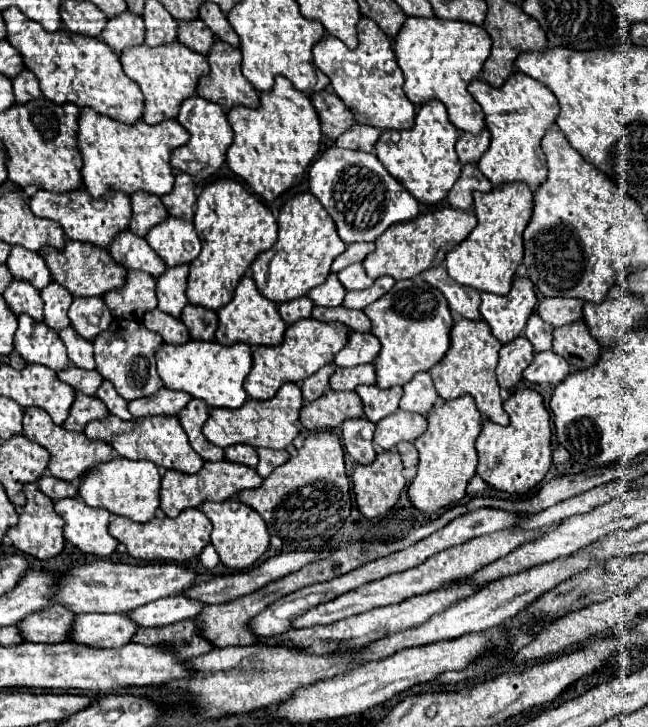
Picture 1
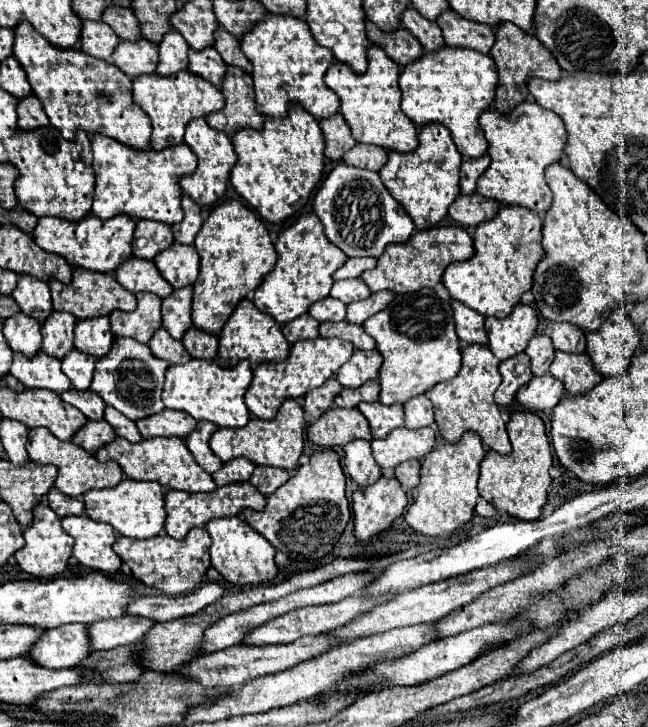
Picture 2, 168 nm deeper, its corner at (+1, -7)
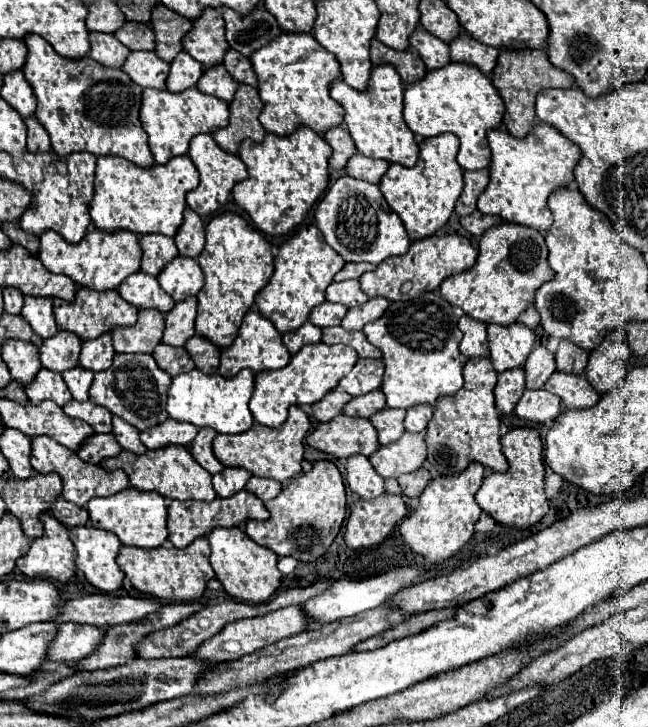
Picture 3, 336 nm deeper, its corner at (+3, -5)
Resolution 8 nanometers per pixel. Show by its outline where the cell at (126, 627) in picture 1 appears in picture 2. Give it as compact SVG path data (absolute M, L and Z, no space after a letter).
M68 624L46 630L28 656L46 668L72 668L92 654L88 626Z

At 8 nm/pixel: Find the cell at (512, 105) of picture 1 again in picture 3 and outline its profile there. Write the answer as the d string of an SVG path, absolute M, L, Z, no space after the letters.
M536 124L524 140L510 136L506 130L492 130L488 132L488 142L492 150L490 184L478 198L478 210L482 214L500 216L506 222L548 232L552 224L548 196L570 186L574 180L574 166L582 156L580 148L566 140L558 130L548 128L548 124Z

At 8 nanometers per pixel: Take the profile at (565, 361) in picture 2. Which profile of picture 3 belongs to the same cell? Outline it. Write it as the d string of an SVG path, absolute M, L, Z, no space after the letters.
M554 372L544 384L544 390L556 394L566 410L592 408L600 400L600 394L594 394L592 388L588 388L584 376L562 376L562 372Z

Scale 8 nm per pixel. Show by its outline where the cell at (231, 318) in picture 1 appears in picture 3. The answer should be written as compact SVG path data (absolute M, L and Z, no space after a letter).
M250 310L244 316L244 322L238 330L238 338L234 340L234 344L230 348L222 350L220 356L220 370L218 374L224 378L232 378L236 376L240 370L248 368L252 372L264 372L264 370L280 370L290 362L290 352L286 350L286 346L282 344L282 336L280 332L274 328L274 324L270 324L270 320L266 320L264 316L260 316L258 312Z

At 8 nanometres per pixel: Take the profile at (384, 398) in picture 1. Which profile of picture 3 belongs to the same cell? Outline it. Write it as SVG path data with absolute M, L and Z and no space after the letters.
M384 408L382 412L376 412L370 418L374 428L378 430L378 440L380 440L382 446L396 442L404 434L404 424L402 424L404 416L406 416L406 410Z

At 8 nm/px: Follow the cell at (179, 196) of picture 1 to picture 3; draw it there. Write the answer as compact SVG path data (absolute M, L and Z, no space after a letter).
M186 208L184 224L180 226L178 236L174 240L176 240L176 246L182 256L188 256L188 258L200 256L200 252L204 248L204 222L194 210Z

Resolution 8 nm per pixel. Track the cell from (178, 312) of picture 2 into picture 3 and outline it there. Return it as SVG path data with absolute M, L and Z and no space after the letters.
M196 298L178 302L166 314L166 330L162 342L170 346L184 346L186 340L196 334L194 320L196 320Z

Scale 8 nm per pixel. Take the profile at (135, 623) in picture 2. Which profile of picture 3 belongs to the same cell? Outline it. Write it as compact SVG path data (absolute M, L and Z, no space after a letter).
M60 624L54 640L48 644L46 660L74 664L94 652L98 640L102 640L102 628L88 624Z

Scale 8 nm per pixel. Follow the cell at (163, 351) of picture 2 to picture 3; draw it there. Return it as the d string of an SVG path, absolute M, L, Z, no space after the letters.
M158 344L158 348L154 350L154 360L158 368L168 372L170 376L190 372L194 368L194 362L190 360L190 354L184 348L176 348L168 344Z

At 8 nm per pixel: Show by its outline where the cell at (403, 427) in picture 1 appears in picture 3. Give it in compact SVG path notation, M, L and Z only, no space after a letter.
M404 434L390 446L380 446L370 462L374 470L384 478L400 478L402 474L418 470L426 460L424 434Z

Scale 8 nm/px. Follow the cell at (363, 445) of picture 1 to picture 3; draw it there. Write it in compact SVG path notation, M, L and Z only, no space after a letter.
M362 454L348 458L346 480L350 490L356 492L362 500L374 500L384 494L384 478L374 472L370 460Z

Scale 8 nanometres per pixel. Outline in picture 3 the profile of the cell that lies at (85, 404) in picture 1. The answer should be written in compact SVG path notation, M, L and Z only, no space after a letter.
M94 434L94 436L78 450L78 456L80 456L84 462L100 464L102 460L112 458L112 456L118 456L120 452L122 452L122 446L114 440L114 434L110 434L110 436L98 436L98 434Z

